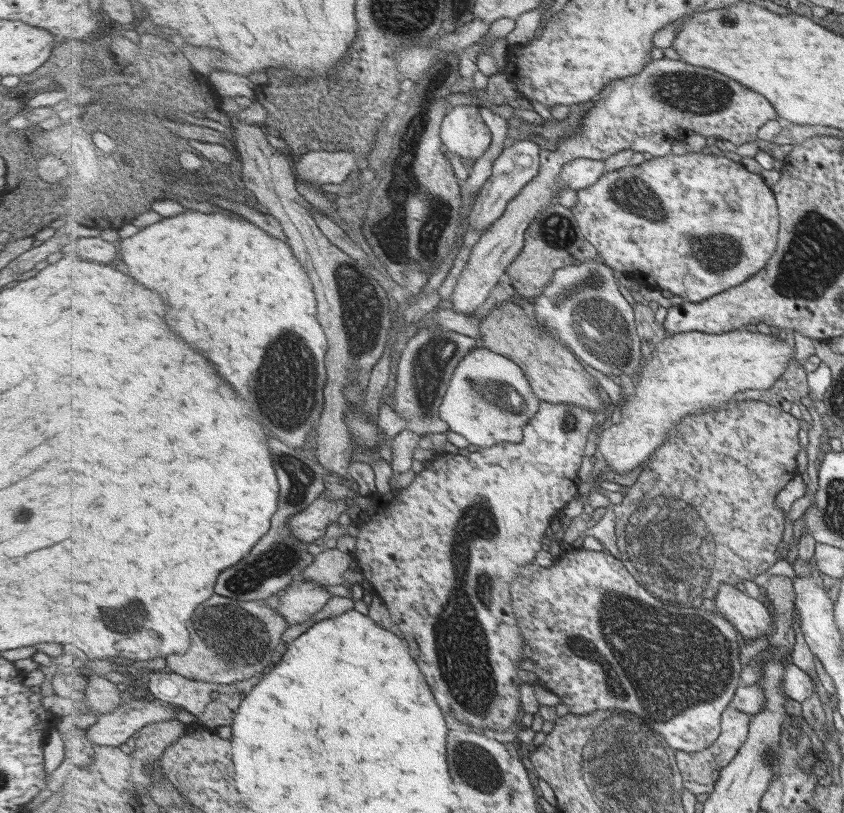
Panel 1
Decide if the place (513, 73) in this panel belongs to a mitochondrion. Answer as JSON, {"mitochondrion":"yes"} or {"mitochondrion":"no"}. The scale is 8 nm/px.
{"mitochondrion":"no"}

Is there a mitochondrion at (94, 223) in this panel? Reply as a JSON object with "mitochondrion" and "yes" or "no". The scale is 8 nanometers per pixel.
{"mitochondrion":"no"}

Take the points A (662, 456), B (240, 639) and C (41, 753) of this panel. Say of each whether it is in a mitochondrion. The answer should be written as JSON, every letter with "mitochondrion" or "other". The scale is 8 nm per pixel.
{"A":"other","B":"mitochondrion","C":"other"}

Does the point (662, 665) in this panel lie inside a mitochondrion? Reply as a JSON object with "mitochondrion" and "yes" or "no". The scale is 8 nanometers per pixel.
{"mitochondrion":"yes"}

